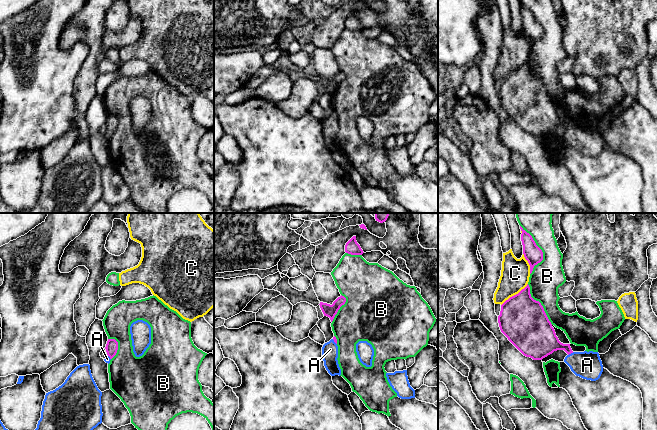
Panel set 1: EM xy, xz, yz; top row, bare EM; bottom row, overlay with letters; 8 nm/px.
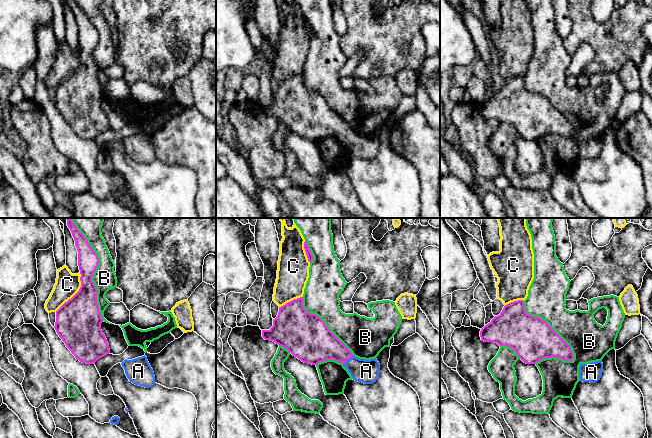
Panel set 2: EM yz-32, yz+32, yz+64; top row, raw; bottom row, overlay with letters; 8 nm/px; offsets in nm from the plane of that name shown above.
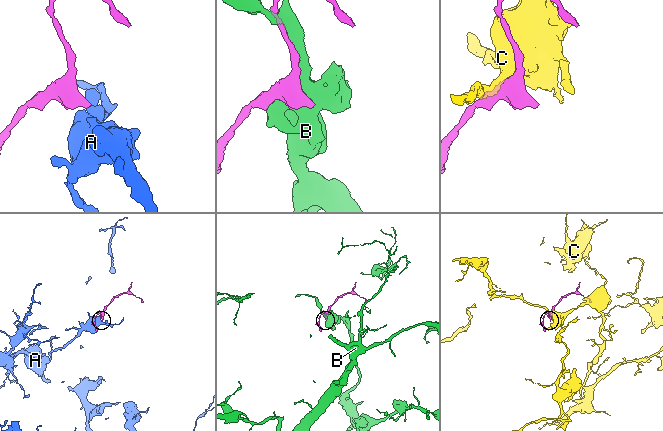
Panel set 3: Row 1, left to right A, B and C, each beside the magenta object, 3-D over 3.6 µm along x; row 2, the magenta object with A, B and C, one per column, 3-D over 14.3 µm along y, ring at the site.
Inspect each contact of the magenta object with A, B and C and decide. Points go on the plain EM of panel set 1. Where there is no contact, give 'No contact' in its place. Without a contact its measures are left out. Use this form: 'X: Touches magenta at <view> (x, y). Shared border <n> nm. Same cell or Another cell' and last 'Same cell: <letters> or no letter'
A: Touches magenta at yz (570, 129). Shared border 50 nm. Same cell
B: Touches magenta at yz (541, 26). Shared border 400 nm. Another cell
C: Touches magenta at yz (514, 71). Shared border 280 nm. Another cell
Same cell: A

